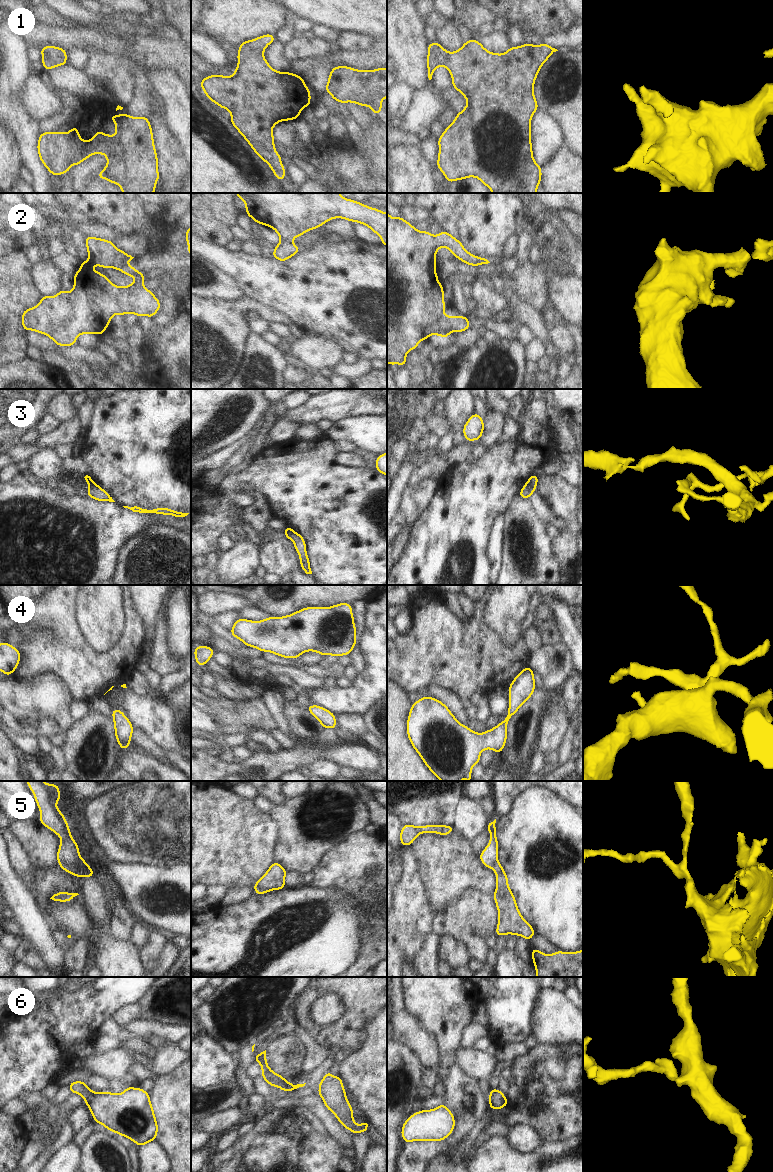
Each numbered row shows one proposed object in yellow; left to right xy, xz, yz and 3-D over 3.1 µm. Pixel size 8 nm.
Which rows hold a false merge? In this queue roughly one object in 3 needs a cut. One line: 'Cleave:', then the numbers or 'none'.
Cleave: 3, 5

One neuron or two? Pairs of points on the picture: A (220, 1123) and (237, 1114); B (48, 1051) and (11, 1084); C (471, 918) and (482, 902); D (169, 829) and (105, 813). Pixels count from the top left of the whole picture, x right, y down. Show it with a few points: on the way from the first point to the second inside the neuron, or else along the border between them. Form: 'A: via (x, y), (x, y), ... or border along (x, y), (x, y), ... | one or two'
A: via (224, 1121), (233, 1116) | one
B: via (39, 1056), (20, 1075) | one
C: via (475, 914), (478, 906) | one
D: via (153, 823), (126, 823), (121, 820) | one

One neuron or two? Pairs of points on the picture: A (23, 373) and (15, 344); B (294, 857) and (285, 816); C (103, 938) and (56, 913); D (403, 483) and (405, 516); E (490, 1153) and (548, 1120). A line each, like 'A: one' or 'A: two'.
A: two
B: one
C: one
D: two
E: two

